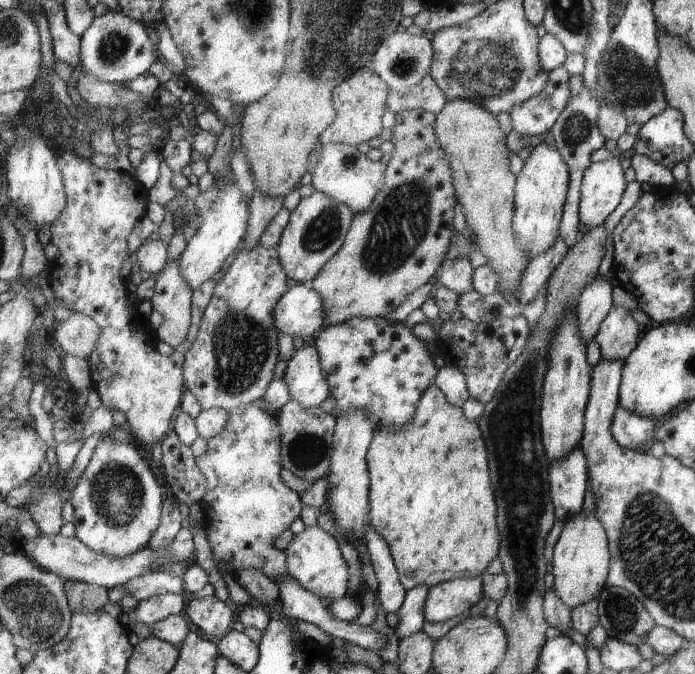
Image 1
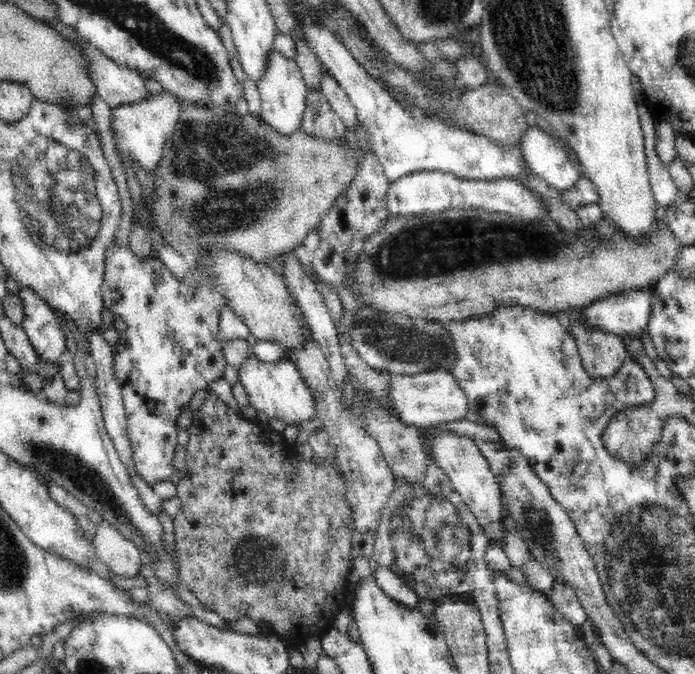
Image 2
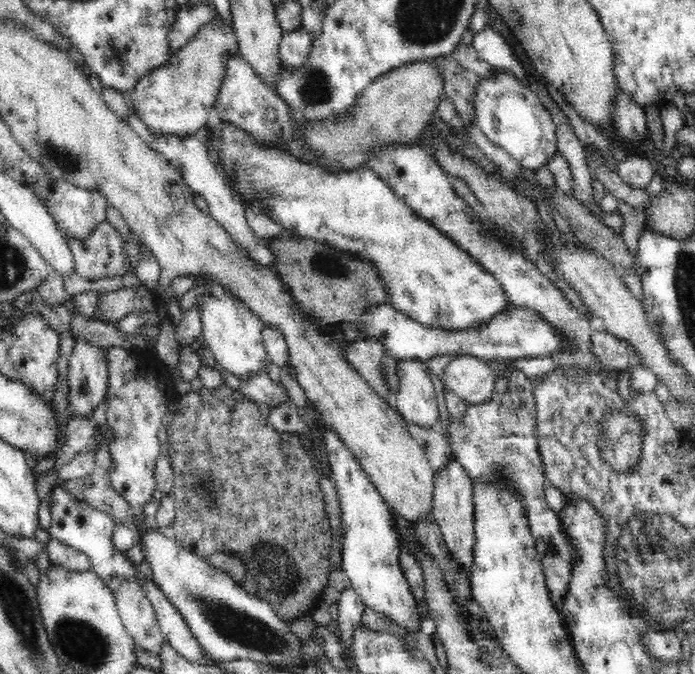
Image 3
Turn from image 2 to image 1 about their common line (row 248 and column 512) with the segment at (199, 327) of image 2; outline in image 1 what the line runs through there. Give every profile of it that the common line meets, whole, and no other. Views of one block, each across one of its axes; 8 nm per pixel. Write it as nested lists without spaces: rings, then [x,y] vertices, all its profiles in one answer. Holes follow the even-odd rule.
[[[564,66],[550,72],[543,92],[510,110],[512,130],[532,137],[549,133],[573,96],[569,88],[571,75]]]

